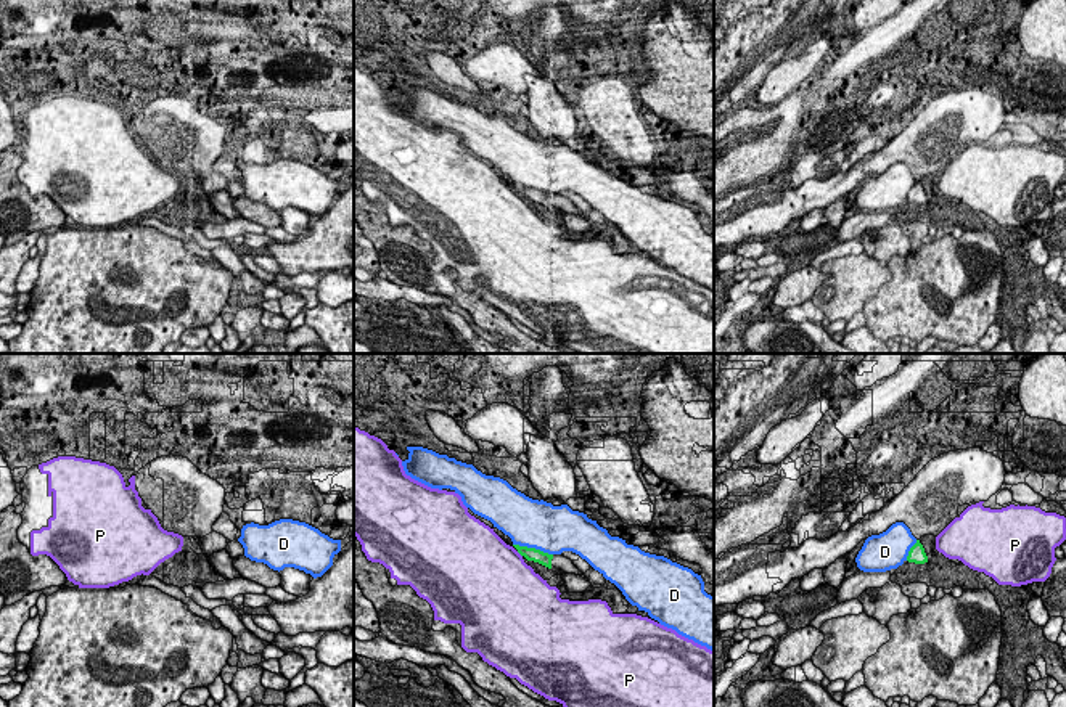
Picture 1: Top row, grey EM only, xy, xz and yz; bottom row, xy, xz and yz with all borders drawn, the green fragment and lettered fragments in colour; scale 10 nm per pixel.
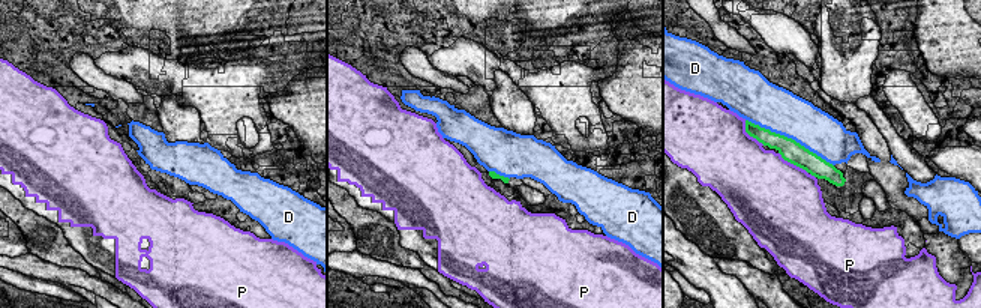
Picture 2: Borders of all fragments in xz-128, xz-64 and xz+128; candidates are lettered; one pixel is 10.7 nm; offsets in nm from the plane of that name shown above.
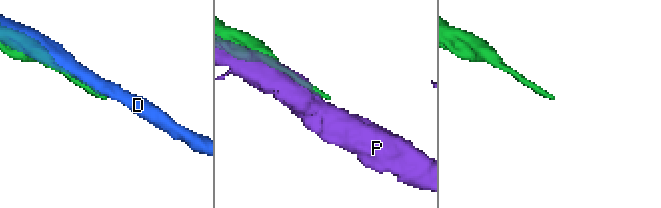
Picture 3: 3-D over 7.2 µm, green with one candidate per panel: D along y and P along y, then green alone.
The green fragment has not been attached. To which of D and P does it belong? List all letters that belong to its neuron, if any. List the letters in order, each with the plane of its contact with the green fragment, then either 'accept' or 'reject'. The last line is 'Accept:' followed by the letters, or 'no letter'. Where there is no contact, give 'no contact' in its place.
D: contact in xz; reject
P: contact in xz; reject
Accept: no letter

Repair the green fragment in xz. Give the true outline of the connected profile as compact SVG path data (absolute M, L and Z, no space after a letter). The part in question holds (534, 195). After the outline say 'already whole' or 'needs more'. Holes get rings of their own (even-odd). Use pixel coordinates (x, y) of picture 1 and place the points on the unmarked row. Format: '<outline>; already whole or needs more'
M513 185L521 196L524 196L527 201L539 202L555 212L555 215L563 214L576 214L584 215L571 199L564 198L563 194L548 194L535 188L519 186Z; needs more

